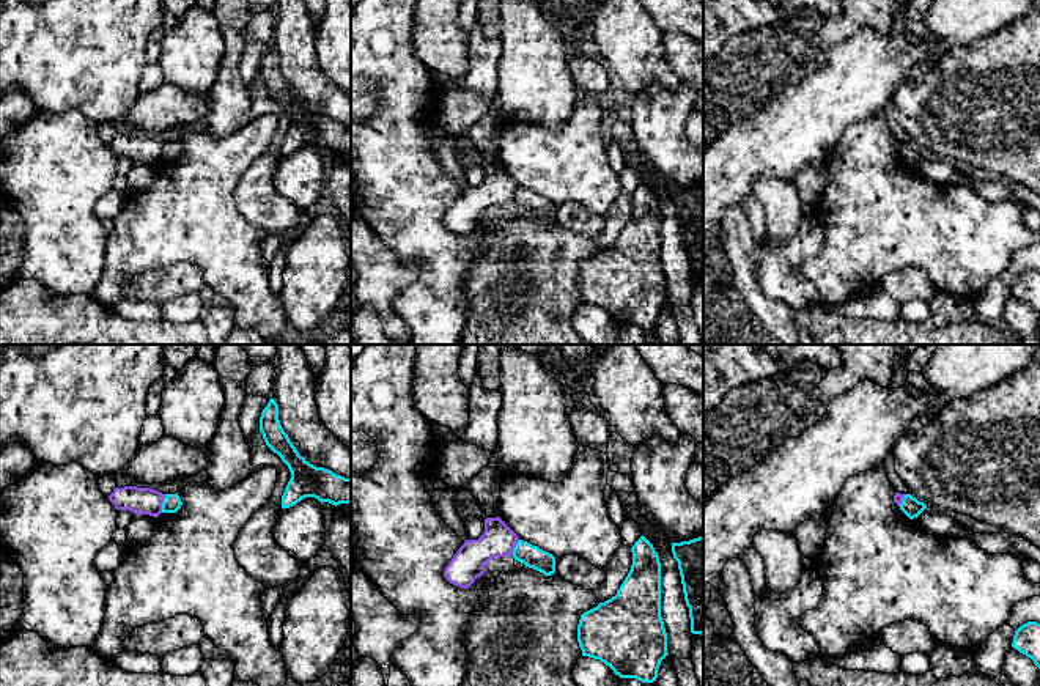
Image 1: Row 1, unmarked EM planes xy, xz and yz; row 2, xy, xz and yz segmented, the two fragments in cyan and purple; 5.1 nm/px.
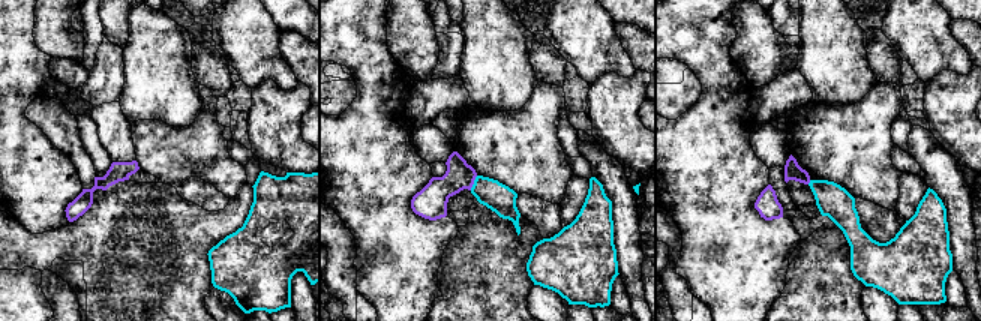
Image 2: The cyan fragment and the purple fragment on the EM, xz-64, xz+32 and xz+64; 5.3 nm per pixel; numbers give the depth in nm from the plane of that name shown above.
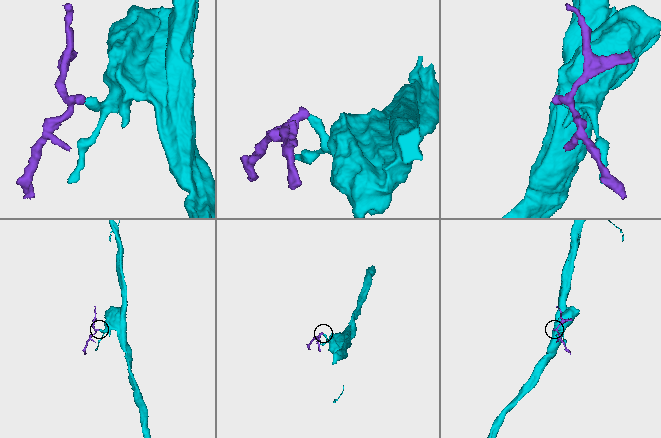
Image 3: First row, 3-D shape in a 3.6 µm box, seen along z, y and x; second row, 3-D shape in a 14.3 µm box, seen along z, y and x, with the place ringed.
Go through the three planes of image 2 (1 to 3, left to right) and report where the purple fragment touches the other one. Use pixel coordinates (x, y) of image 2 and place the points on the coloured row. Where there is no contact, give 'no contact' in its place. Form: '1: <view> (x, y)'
1: no contact
2: xz+32 (474, 183)
3: xz+64 (810, 182)

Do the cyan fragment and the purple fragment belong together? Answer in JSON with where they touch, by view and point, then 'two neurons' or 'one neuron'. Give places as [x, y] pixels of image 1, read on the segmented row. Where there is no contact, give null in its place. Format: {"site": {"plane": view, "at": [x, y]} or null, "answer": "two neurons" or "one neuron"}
{"site": {"plane": "xy", "at": [162, 504]}, "answer": "two neurons"}

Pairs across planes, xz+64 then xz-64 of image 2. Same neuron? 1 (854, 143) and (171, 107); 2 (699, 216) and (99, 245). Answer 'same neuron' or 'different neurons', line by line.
1: different neurons
2: different neurons

